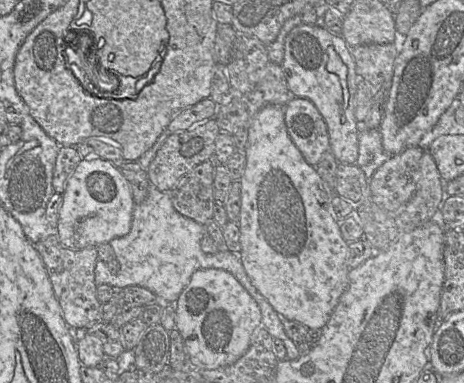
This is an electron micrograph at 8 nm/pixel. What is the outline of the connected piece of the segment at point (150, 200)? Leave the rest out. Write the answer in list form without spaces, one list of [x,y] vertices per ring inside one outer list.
[[[149,185],[146,199],[134,205],[129,233],[110,242],[119,263],[118,273],[112,274],[103,261],[97,260],[95,284],[97,287],[107,284],[115,290],[123,290],[132,285],[140,286],[153,292],[162,303],[174,305],[195,271],[208,268],[225,270],[231,273],[257,302],[262,314],[262,325],[273,338],[283,341],[287,351],[286,359],[299,358],[300,348],[287,335],[280,315],[250,281],[240,257],[229,251],[204,253],[201,240],[205,234],[206,226],[181,215],[174,208],[170,193],[159,191],[155,186]]]

